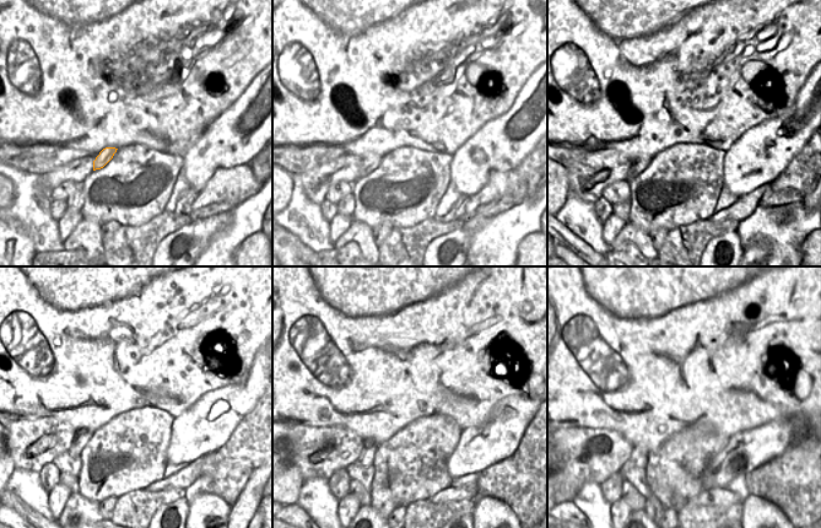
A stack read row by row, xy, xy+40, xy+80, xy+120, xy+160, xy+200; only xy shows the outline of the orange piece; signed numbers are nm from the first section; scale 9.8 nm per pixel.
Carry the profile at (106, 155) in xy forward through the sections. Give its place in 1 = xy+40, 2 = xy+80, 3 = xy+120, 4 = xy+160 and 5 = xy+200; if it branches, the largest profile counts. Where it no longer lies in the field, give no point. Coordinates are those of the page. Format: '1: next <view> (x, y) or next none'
1: next xy+40 (368, 165)
2: next xy+80 (638, 166)
3: next xy+120 (92, 442)
4: next xy+160 (366, 458)
5: next xy+200 (638, 458)

